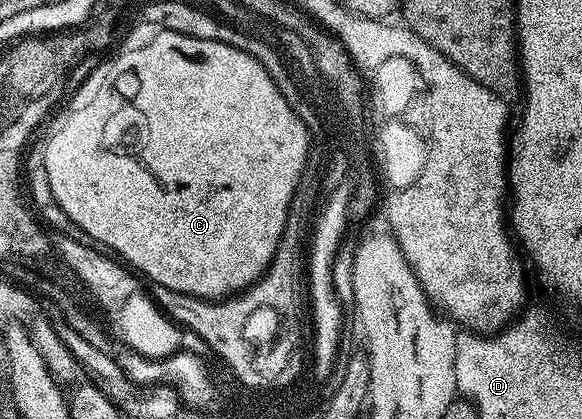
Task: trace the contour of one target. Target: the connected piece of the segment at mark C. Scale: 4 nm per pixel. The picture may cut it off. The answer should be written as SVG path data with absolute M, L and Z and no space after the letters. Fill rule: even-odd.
M164 37L154 39L152 47L146 48L145 53L106 60L107 63L99 62L83 87L73 92L71 99L74 100L70 108L55 117L50 127L50 136L46 139L44 158L48 169L48 185L52 185L52 193L60 209L64 209L64 213L68 213L68 217L72 217L72 221L76 221L76 225L80 225L80 229L84 229L84 233L88 233L95 244L109 249L135 272L143 276L146 274L151 284L159 283L176 293L193 295L196 299L222 301L237 296L257 283L274 260L286 228L292 193L296 193L296 185L306 167L306 156L310 154L311 142L306 127L289 107L264 65L248 52L230 44L216 40Z

